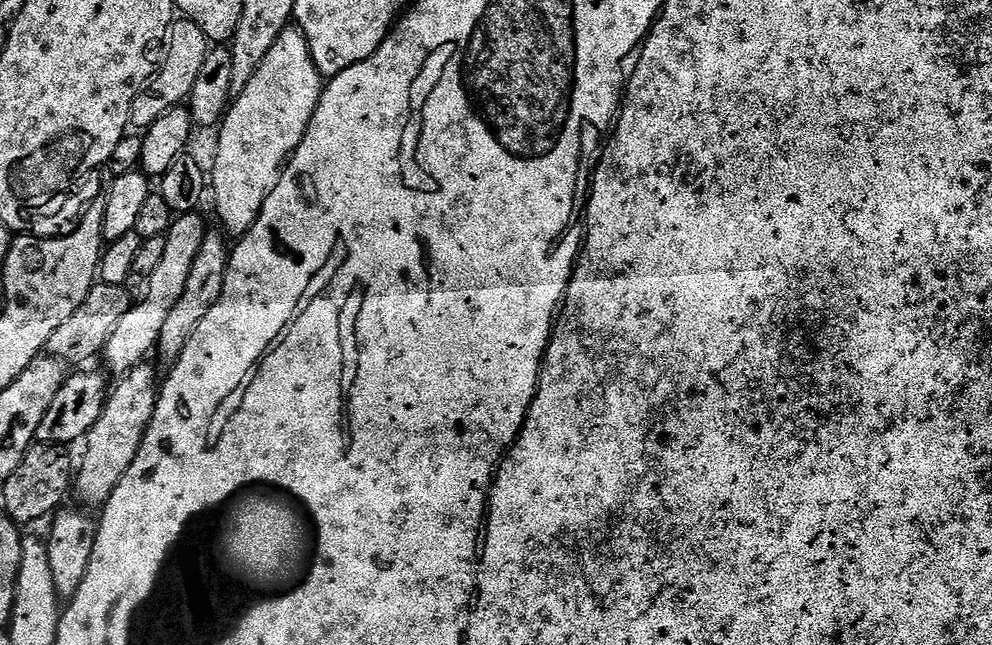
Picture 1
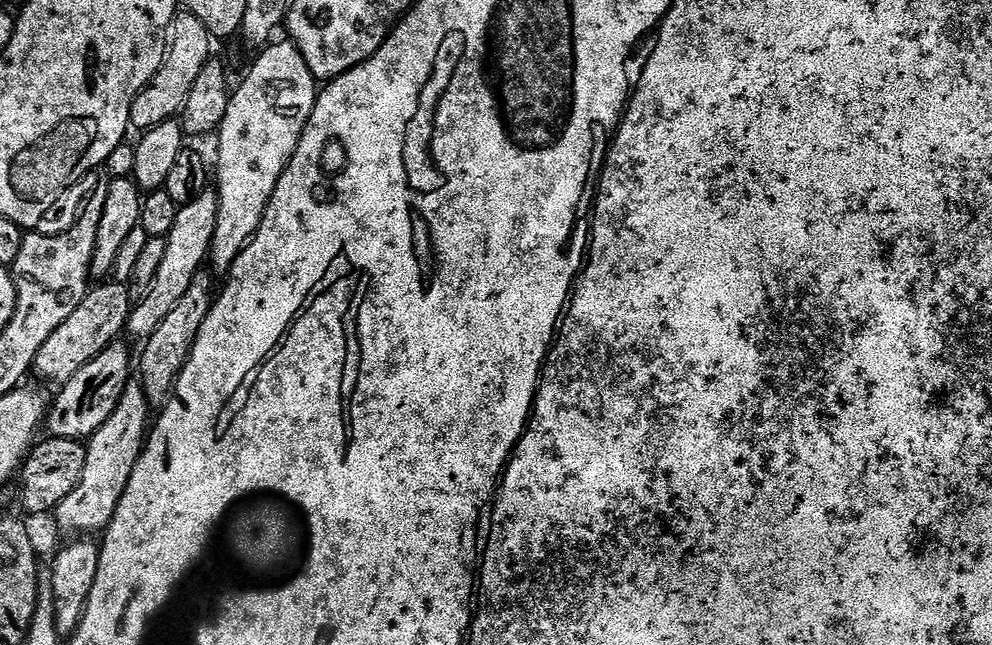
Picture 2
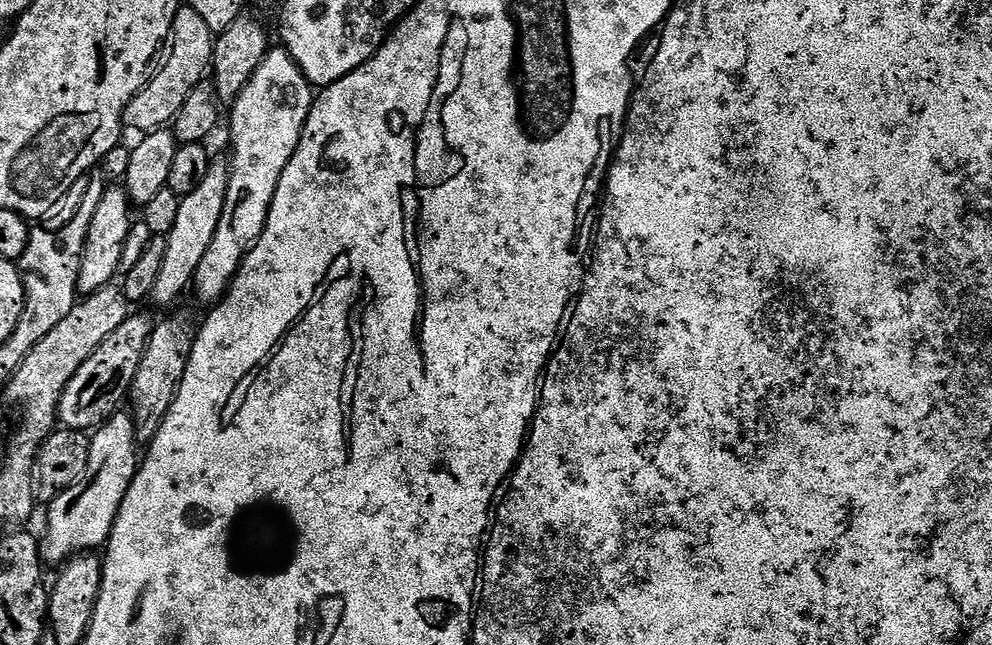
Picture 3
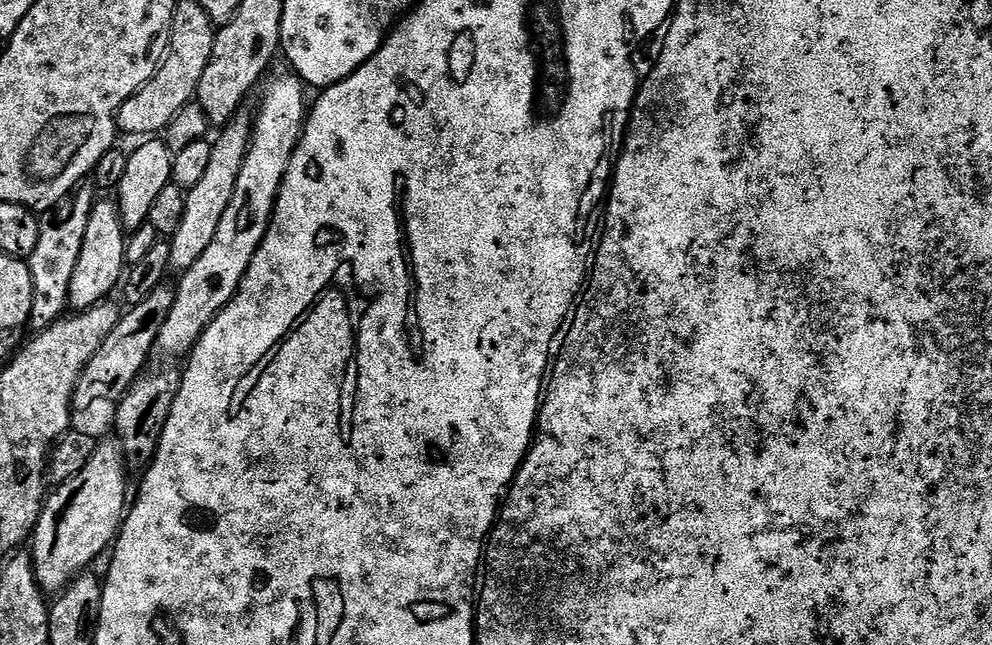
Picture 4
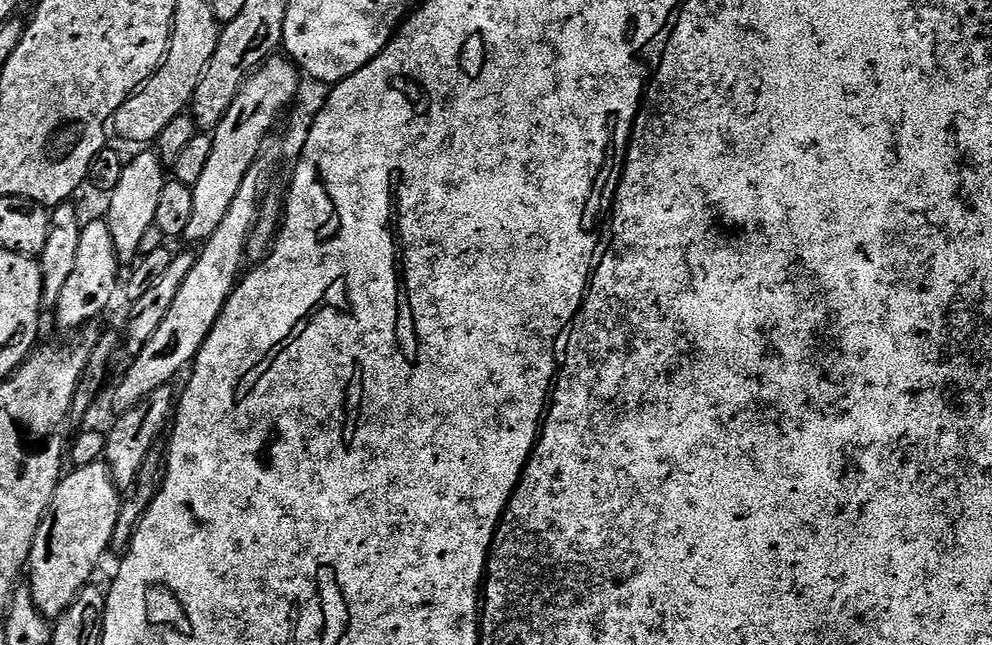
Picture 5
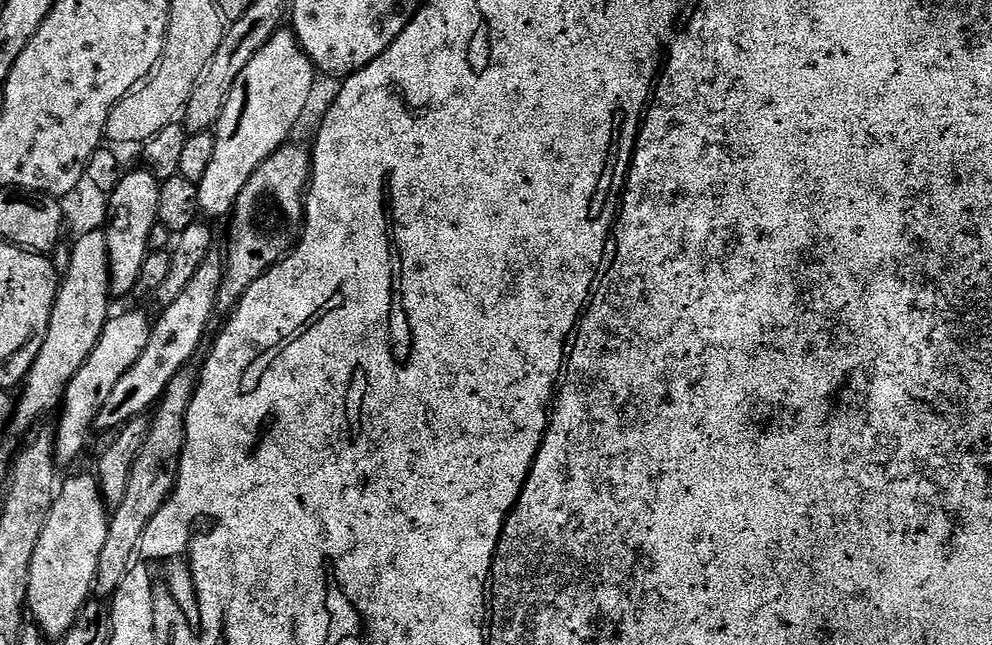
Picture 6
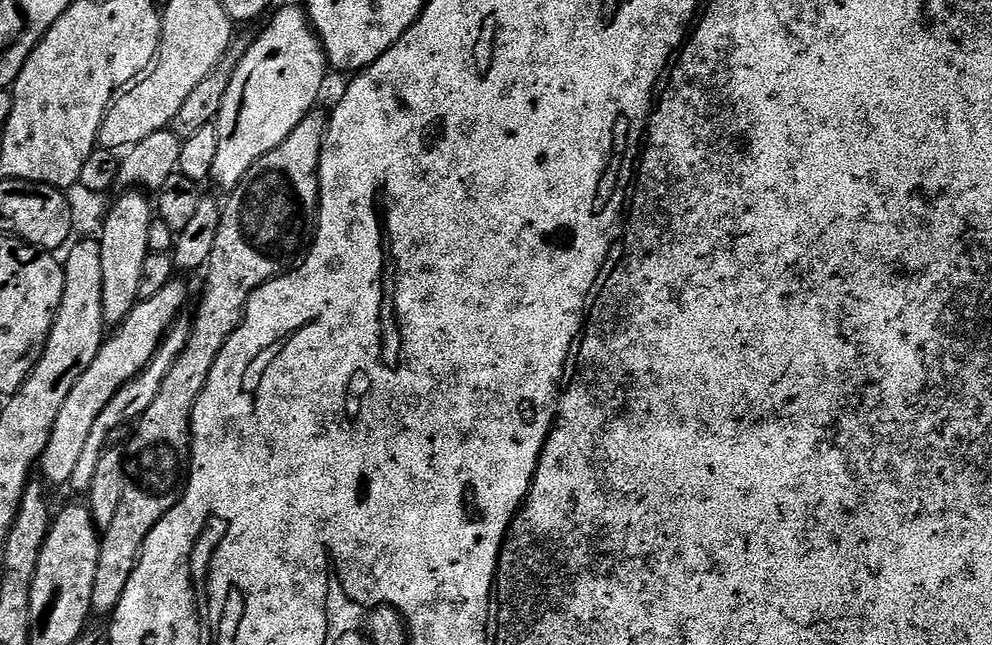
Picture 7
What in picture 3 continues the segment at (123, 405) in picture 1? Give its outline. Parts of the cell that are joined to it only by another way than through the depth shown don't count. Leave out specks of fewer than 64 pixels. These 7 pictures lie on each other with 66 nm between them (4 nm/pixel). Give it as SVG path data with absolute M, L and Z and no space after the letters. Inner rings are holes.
M117 410L91 433L89 462L73 485L59 493L47 505L48 521L44 524L44 540L39 541L40 559L45 565L63 565L82 552L100 550L107 545L126 490L136 477L138 441L134 422L127 411Z

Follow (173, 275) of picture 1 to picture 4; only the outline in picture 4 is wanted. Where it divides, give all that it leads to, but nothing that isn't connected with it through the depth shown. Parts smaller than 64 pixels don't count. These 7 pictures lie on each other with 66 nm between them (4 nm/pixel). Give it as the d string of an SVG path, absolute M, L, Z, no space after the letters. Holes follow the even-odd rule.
M237 115L235 120L219 129L217 140L210 150L210 162L206 166L206 175L198 181L198 186L187 189L186 214L182 214L182 226L170 238L170 262L177 273L183 274L187 268L194 266L198 258L202 258L206 246L214 239L214 230L218 230L218 222L222 222L222 214L226 214L226 206L230 206L230 198L234 195L234 182L238 182L238 170L242 170L242 162L248 153L248 143L252 141L252 120Z

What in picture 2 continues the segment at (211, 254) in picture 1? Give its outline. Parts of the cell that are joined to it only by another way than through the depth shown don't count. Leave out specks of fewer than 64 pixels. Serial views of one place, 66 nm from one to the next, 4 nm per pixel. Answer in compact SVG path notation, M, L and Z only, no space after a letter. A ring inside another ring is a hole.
M201 270L194 273L194 282L190 282L190 290L186 290L186 294L182 294L182 299L174 306L174 310L170 310L170 314L162 318L158 330L154 330L154 334L150 334L143 341L144 349L140 352L138 382L144 387L149 405L163 406L168 403L172 389L176 387L178 378L188 361L188 355L198 338L198 330L202 322L206 322L206 314L210 314L212 309L214 299L212 280L214 281L214 276L211 271Z

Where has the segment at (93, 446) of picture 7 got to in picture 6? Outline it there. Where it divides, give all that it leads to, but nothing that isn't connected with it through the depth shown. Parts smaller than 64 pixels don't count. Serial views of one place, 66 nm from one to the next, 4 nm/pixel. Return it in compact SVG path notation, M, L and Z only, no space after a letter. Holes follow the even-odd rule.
M213 250L206 262L198 266L198 274L190 278L186 290L174 298L174 302L163 305L160 317L155 317L150 334L150 342L146 342L146 350L142 350L142 358L118 378L110 398L106 398L106 406L98 414L94 428L97 433L108 431L111 428L121 429L129 420L136 416L145 415L163 396L170 382L189 367L192 355L200 346L204 334L208 330L208 322L212 318L212 312L217 309L216 299L218 290L222 286L224 277L224 260L219 251Z

